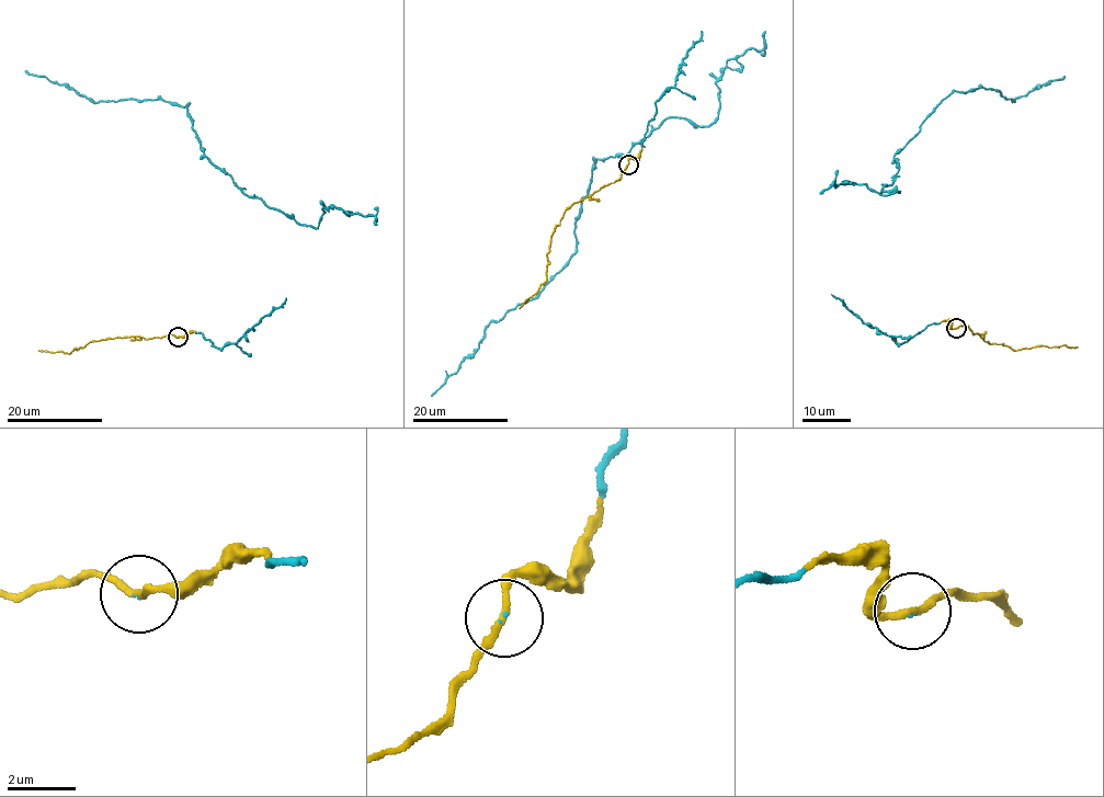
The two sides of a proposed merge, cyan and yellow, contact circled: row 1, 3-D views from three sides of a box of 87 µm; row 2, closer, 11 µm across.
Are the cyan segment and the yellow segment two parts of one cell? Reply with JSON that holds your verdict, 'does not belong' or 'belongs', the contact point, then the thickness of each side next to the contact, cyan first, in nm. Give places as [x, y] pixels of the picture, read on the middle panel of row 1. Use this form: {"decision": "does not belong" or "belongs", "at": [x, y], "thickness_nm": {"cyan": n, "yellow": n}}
{"decision": "belongs", "at": [628, 164], "thickness_nm": {"cyan": 40, "yellow": 190}}

